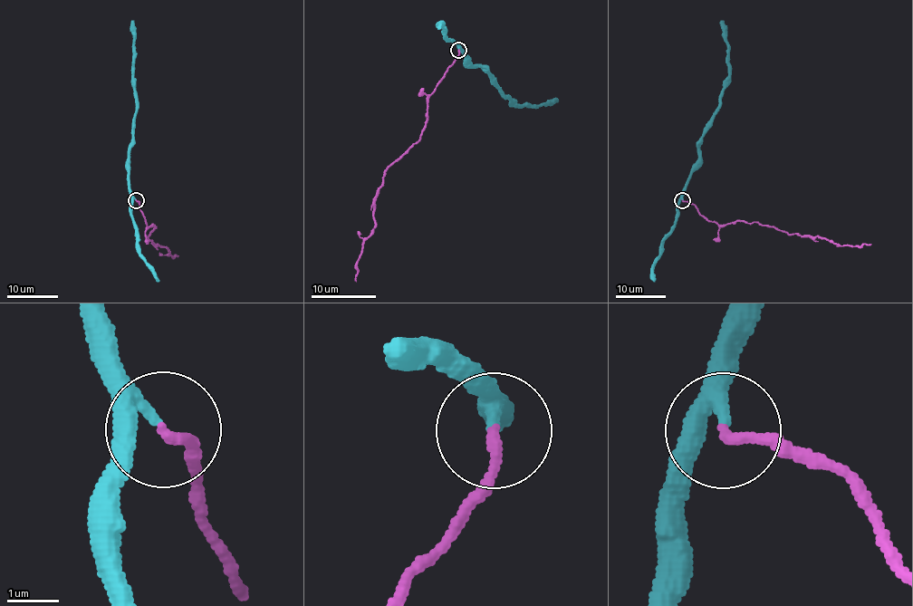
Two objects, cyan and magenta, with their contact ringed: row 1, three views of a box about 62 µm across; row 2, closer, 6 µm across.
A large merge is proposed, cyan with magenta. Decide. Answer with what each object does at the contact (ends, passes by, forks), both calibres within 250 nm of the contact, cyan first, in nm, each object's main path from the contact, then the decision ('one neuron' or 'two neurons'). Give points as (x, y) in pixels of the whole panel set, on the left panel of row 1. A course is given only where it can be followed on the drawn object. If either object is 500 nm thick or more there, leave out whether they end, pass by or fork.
cyan passes by; magenta ends there; 180 nm thick on the cyan side, 200 nm on the other; cyan runs (136, 199), (130, 189), (129, 164), (135, 107), (131, 21); magenta runs (136, 200), (139, 201), (147, 226), (156, 226), (150, 232), (148, 240), (168, 248), (168, 255), (179, 255); one neuron

